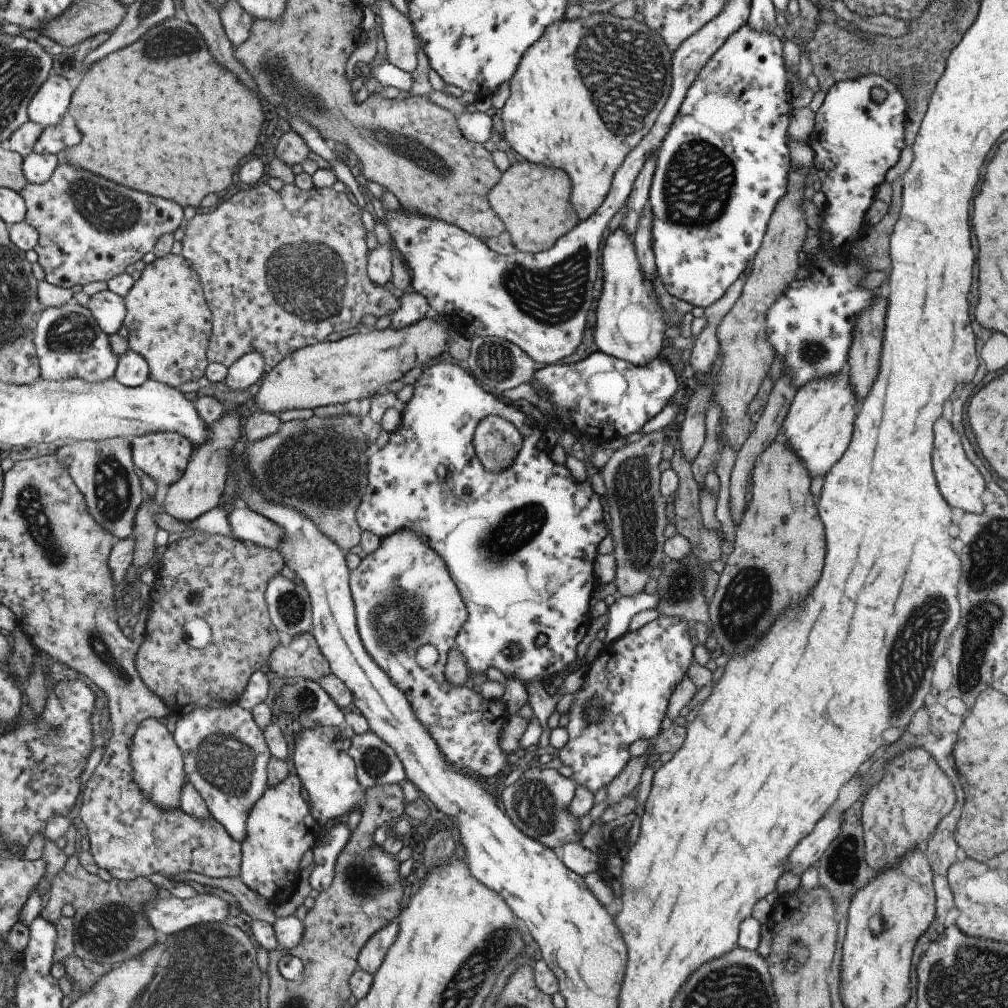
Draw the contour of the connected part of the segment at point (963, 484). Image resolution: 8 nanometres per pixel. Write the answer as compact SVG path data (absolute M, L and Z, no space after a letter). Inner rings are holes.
M939 418L933 424L933 452L931 452L931 462L933 462L935 482L937 482L937 488L939 488L941 496L943 496L943 500L951 508L961 508L965 512L978 515L984 509L982 496L985 494L983 490L986 490L986 482L983 482L983 478L977 472L977 468L963 456L963 448L961 448L957 432L943 418Z

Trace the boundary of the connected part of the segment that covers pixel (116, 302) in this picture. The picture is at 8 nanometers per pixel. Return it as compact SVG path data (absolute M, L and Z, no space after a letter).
M108 289L90 296L85 307L106 335L117 332L122 325L125 316L124 300Z

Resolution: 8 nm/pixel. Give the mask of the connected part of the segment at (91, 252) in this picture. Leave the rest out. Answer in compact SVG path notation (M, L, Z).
M68 162L58 164L49 180L41 184L26 182L18 193L26 208L24 221L38 234L32 249L37 254L37 264L43 269L44 280L62 289L69 289L77 284L82 286L94 280L108 281L121 274L126 266L141 260L160 236L172 234L185 221L182 208L176 202L123 188L101 176L95 176L81 168L73 168Z

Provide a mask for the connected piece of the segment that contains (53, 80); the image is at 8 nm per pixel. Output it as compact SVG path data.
M49 75L45 82L41 83L41 86L37 89L37 92L31 97L29 104L26 108L26 113L29 121L40 124L42 128L57 124L62 121L62 118L68 112L68 106L70 103L70 96L72 95L73 87L70 85L70 81L59 75Z

